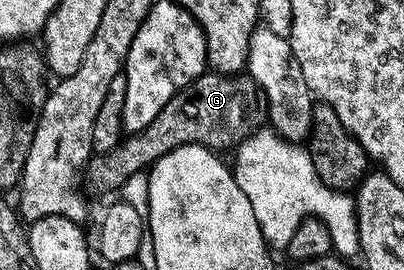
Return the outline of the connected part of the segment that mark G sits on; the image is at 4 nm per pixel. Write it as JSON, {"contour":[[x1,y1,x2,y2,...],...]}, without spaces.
{"contour":[[207,71,199,75,192,83,188,83,188,87,180,90,175,97,168,99,168,103,164,103,160,115,156,115,156,119,152,119,152,123,148,123,148,127,144,127,139,133,123,136,112,152,91,156,84,170,85,188,87,190,90,188,94,193,110,193,113,189,115,192,130,175,142,170,149,170,155,161,159,161,164,155,168,155,168,151,172,151,176,147,205,145,208,149,223,151,222,149,228,148,229,145,231,147,237,146,239,142,245,140,247,136,258,129,263,121,264,98,262,90,258,88,258,84,254,80,248,75]]}

